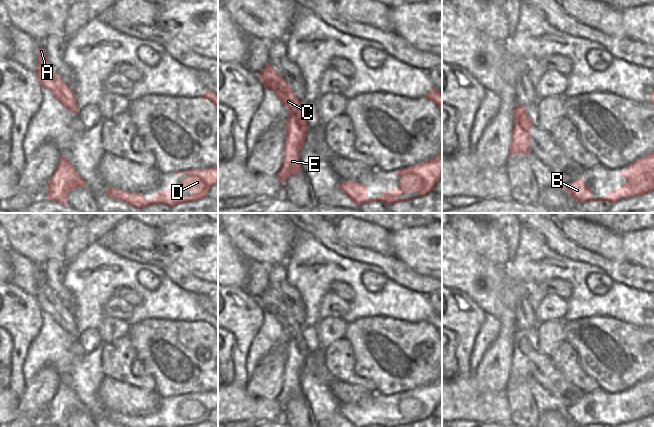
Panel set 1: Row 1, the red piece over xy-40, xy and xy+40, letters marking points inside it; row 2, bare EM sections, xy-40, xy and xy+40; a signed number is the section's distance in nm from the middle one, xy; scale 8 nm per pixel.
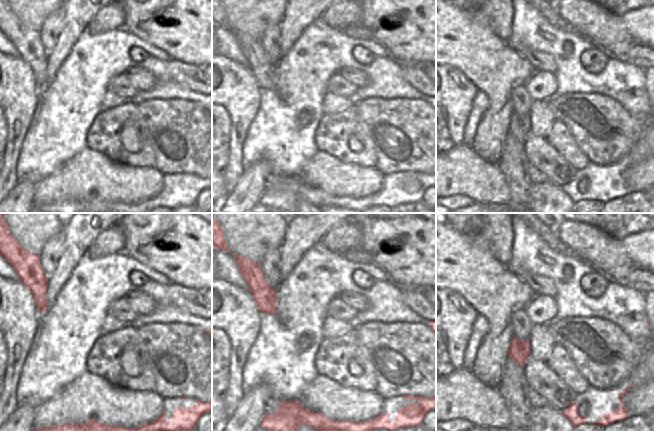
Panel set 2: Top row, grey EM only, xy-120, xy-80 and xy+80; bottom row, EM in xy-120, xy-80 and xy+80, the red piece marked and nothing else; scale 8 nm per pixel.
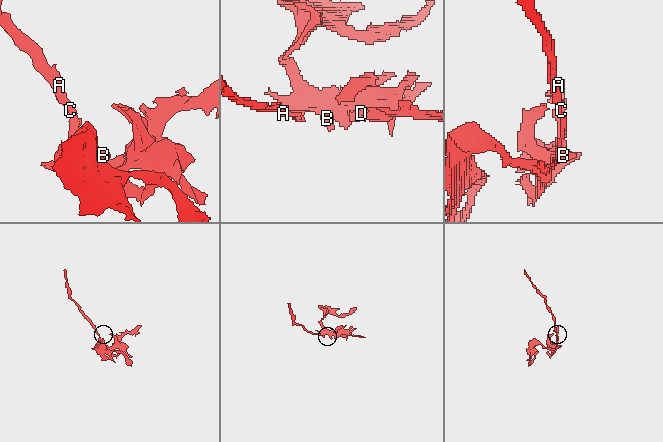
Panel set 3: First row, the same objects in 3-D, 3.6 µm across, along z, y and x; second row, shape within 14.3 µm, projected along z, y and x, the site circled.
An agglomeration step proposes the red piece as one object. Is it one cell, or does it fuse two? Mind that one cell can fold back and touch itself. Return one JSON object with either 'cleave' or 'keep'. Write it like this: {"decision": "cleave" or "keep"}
{"decision": "cleave"}

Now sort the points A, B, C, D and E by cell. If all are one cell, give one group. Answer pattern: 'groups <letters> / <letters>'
groups A C / B D E

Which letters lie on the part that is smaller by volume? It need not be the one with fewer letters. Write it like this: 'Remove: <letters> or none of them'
Remove: A, C

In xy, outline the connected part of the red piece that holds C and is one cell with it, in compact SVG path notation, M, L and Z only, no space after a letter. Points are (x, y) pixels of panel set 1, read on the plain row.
M269 287L258 298L264 311L271 313L288 334L288 340L293 339L299 351L308 351L302 338L302 325L299 325L284 301Z

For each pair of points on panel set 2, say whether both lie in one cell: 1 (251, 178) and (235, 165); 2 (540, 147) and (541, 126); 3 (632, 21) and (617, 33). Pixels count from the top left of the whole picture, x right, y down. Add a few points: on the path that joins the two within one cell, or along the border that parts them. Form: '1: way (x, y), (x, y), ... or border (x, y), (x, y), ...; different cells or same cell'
1: border (244, 169), (231, 191); different cells
2: border (529, 117), (529, 130), (537, 136), (545, 137); different cells
3: border (619, 17), (623, 27), (635, 41); different cells

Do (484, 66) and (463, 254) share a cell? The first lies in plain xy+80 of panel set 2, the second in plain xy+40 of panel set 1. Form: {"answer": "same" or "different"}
{"answer": "same"}

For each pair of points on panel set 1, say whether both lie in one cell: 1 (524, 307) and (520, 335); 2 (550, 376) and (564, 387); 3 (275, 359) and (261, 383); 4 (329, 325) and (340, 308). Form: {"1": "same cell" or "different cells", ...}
{"1": "different cells", "2": "same cell", "3": "same cell", "4": "different cells"}

